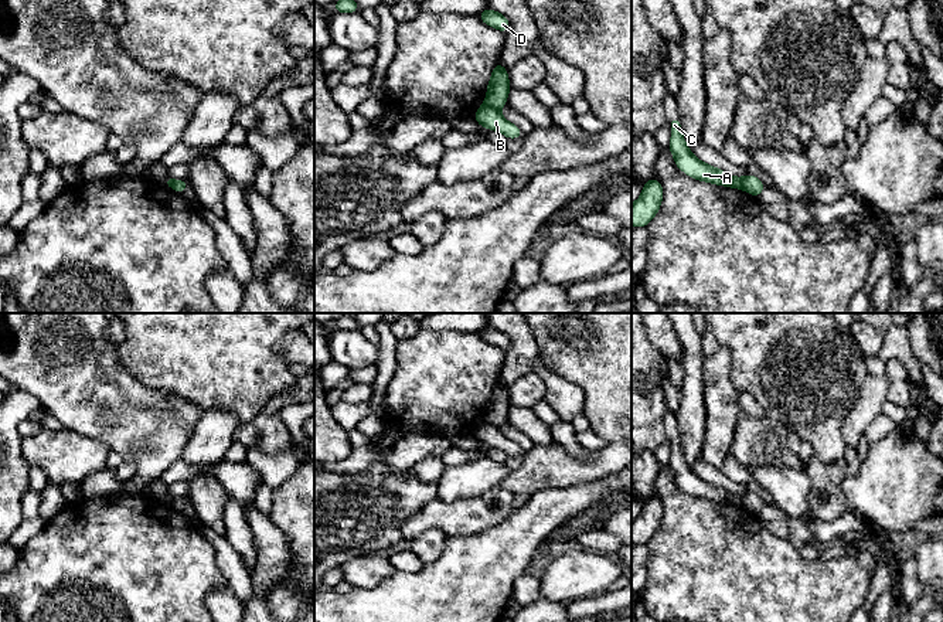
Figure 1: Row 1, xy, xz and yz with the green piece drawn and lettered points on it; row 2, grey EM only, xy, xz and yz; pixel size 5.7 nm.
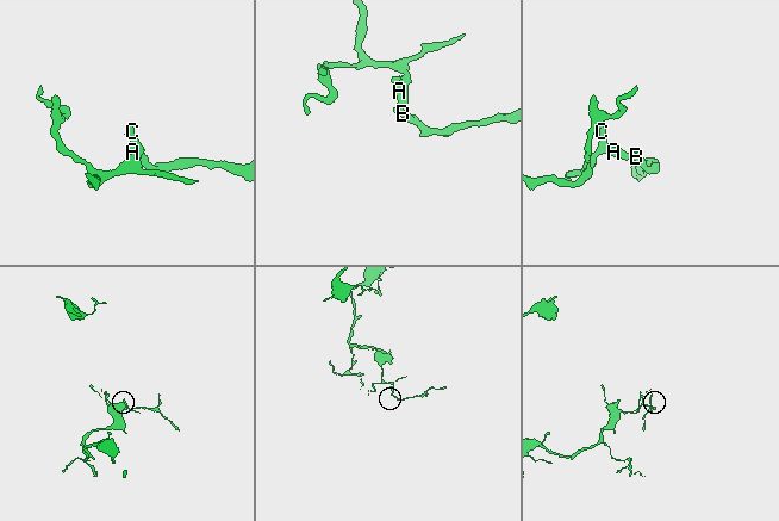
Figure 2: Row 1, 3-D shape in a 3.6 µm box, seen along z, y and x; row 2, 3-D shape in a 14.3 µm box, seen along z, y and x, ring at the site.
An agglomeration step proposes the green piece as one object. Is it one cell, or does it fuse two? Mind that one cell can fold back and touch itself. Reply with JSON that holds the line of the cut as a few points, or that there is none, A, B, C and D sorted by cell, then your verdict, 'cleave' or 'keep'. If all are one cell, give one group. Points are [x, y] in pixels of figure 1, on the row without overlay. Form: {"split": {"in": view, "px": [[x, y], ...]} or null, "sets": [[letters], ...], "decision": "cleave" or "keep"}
{"split": {"in": "xz", "px": [[484, 420], [497, 427]]}, "sets": [["A", "C", "D"], ["B"]], "decision": "cleave"}

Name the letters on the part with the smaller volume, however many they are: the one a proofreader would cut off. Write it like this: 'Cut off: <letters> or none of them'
Cut off: B

